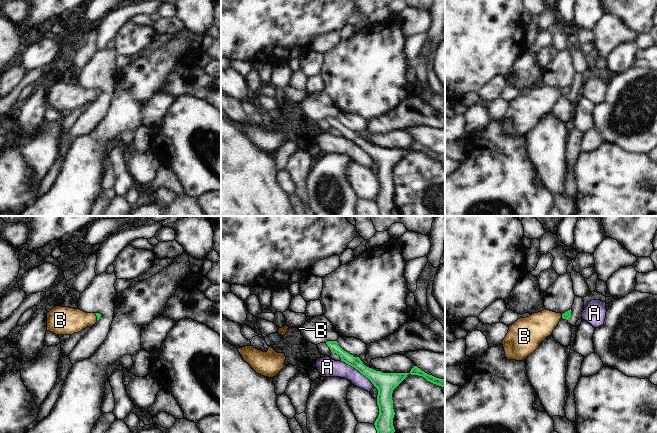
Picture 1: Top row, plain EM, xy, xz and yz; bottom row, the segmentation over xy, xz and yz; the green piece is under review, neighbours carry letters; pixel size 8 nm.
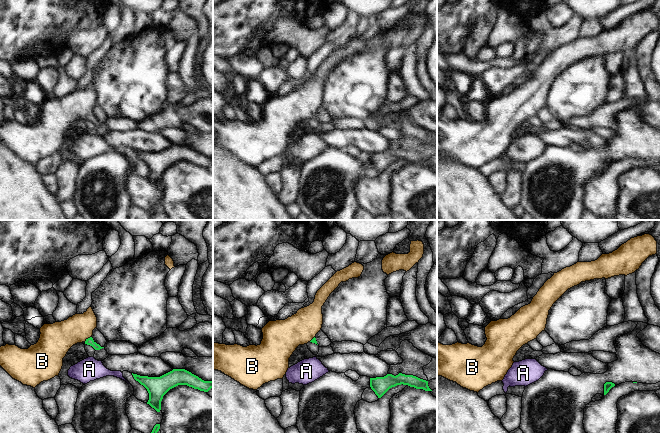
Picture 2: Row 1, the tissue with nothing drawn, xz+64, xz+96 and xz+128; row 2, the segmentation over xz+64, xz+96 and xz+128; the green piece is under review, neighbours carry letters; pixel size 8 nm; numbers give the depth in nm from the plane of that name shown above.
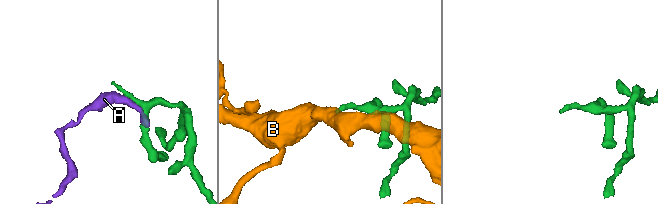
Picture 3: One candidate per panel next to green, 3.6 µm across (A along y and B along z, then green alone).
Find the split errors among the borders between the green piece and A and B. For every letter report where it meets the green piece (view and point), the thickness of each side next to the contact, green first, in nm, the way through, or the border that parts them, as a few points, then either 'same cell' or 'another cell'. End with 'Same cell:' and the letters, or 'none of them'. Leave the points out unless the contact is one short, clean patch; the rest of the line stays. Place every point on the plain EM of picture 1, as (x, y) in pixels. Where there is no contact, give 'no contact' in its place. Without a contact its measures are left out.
A: xz (358, 146) | 160/160 nm | another cell
B: yz (562, 92) | 60/220 nm | across yz (567, 90), (562, 92), (546, 96), (534, 105) | same cell
Same cell: B

